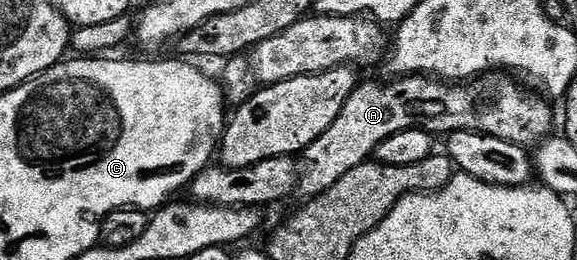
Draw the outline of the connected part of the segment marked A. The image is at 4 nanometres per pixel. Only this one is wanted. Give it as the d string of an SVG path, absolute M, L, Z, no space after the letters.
M491 71L473 78L469 83L451 83L425 75L390 79L387 85L370 81L360 83L352 91L348 103L336 115L336 123L320 135L304 151L300 161L297 196L319 197L358 165L371 160L374 148L384 139L405 129L425 129L435 135L468 131L487 133L523 147L534 147L555 132L551 102L521 89L506 71Z

